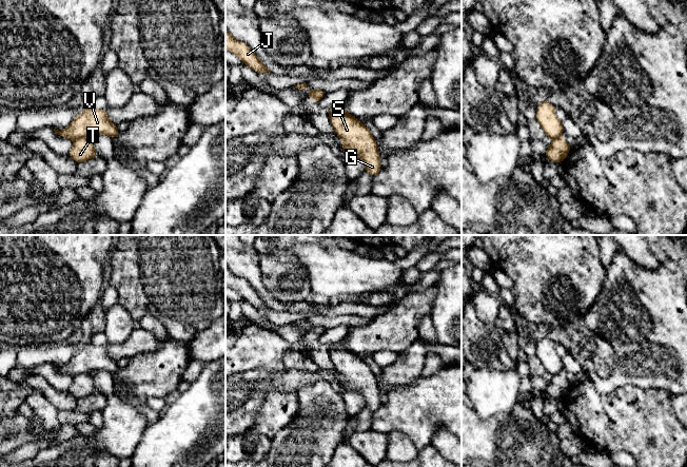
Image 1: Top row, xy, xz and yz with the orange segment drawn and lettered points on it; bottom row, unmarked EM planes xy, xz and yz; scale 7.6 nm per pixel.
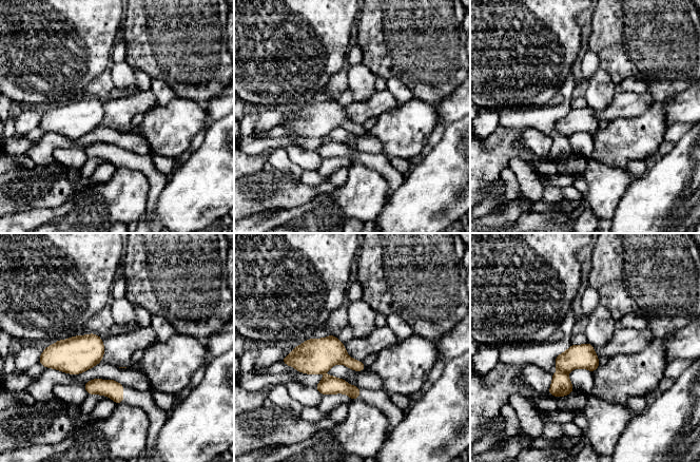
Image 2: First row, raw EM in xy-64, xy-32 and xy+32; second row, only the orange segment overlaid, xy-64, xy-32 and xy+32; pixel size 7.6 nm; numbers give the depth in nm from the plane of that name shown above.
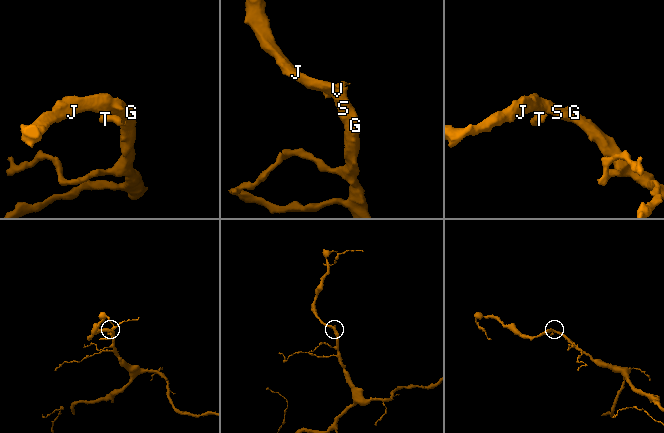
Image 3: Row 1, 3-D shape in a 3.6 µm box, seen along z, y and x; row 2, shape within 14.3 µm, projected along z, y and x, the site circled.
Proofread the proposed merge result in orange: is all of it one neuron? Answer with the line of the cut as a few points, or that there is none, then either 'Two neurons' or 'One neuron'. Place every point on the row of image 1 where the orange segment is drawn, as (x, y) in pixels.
Split along xy (87, 137), (78, 137), (74, 140). Two neurons

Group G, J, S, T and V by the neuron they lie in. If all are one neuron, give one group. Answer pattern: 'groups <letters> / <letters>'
groups G J S V / T

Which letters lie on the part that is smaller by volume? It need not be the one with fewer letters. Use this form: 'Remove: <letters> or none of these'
Remove: T

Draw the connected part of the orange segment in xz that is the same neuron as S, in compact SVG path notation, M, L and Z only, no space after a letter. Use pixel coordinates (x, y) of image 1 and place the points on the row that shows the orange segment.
M345 103L328 108L331 124L342 141L345 155L357 155L365 162L365 171L376 176L380 170L380 157L376 140L367 125L345 110Z

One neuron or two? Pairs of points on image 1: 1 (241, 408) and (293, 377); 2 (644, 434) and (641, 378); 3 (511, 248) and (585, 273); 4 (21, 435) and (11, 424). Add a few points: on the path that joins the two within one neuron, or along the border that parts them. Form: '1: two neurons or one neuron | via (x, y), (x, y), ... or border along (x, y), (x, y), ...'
1: one neuron | via (254, 395), (268, 382), (280, 381)
2: two neurons | border along (616, 388), (635, 385), (665, 390)
3: one neuron | via (529, 248), (543, 248), (567, 272)
4: one neuron | via (18, 432), (13, 427)

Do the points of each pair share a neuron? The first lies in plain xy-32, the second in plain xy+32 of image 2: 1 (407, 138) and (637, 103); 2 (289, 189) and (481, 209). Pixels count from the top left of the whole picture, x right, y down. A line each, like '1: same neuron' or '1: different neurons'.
1: different neurons
2: same neuron

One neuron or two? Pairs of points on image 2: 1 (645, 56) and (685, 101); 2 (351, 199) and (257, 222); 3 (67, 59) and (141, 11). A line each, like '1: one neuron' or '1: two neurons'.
1: two neurons
2: one neuron
3: two neurons

